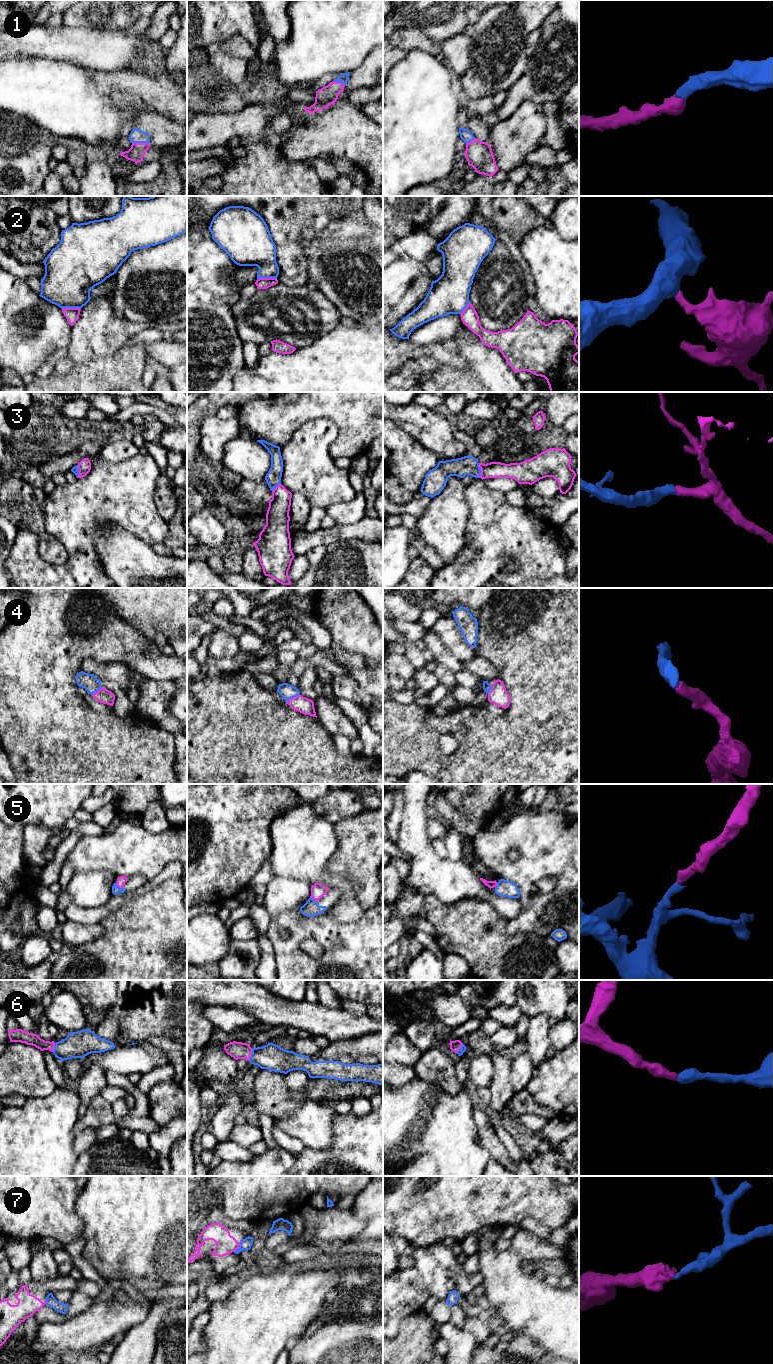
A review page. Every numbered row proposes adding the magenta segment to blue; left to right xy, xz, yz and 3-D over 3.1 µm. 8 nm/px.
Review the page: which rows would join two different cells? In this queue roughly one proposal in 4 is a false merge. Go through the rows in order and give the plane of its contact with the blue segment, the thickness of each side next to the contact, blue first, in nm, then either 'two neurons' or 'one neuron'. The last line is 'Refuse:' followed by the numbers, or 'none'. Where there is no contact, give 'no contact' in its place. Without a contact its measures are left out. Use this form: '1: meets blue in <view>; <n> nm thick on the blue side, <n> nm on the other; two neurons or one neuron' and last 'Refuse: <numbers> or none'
1: meets blue in xy; 110 nm thick on the blue side, 120 nm on the other; one neuron
2: meets blue in xz; 280 nm thick on the blue side, 100 nm on the other; two neurons
3: meets blue in yz; 160 nm thick on the blue side, 130 nm on the other; one neuron
4: meets blue in xz; 120 nm thick on the blue side, 130 nm on the other; one neuron
5: meets blue in xy; 70 nm thick on the blue side, 70 nm on the other; one neuron
6: meets blue in xz; 200 nm thick on the blue side, 140 nm on the other; one neuron
7: meets blue in xz; 90 nm thick on the blue side, 160 nm on the other; two neurons
Refuse: 2, 7

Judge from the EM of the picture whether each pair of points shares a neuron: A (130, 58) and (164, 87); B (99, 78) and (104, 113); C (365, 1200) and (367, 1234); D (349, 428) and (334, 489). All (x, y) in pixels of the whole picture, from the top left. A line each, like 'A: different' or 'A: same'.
A: different
B: different
C: same
D: different

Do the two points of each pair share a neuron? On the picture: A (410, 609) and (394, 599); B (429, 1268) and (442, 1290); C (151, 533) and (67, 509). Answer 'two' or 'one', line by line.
A: one
B: one
C: one

